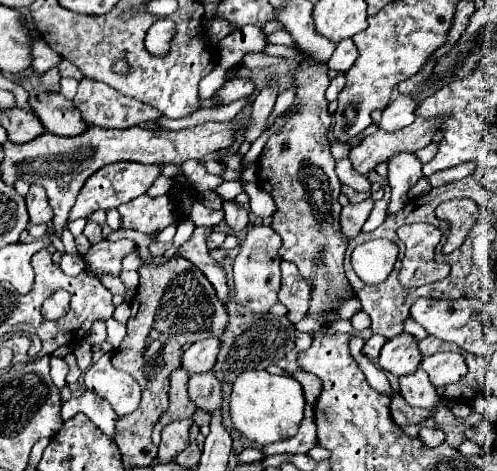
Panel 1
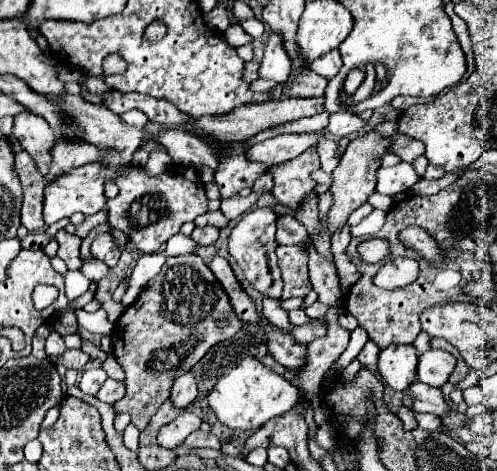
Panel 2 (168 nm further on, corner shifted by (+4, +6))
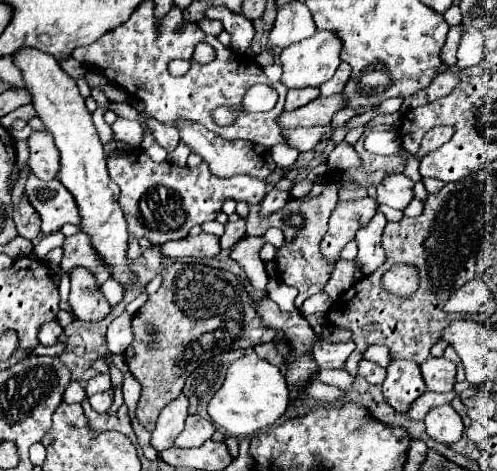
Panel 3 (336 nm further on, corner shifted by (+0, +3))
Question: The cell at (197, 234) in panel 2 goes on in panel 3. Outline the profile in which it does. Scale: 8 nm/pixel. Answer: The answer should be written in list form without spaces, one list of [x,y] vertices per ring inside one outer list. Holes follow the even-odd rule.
[[[199,233],[195,237],[185,237],[179,241],[167,241],[161,245],[165,257],[215,257],[219,253],[219,237],[209,233]]]

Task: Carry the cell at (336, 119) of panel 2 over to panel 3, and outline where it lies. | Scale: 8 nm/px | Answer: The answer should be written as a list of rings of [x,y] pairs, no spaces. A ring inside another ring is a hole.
[[[329,123],[325,127],[309,127],[309,129],[295,129],[295,131],[281,131],[287,137],[287,145],[295,147],[297,151],[307,151],[315,147],[323,135],[331,133],[335,127]]]

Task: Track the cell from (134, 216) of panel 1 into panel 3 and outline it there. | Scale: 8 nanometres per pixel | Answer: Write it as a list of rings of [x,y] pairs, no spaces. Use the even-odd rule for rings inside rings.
[[[137,149],[133,157],[111,157],[107,159],[109,175],[119,185],[119,205],[127,219],[129,235],[135,239],[149,239],[151,245],[161,247],[167,241],[187,237],[193,225],[213,221],[225,199],[259,203],[267,189],[265,181],[249,175],[237,175],[229,179],[217,179],[205,163],[199,167],[179,167],[173,163],[155,163],[145,151]]]

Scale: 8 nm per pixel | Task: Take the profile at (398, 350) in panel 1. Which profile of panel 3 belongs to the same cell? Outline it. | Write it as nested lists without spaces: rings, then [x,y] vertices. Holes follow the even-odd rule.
[[[393,359],[383,381],[383,395],[395,411],[407,411],[411,403],[425,393],[425,381],[419,365],[405,359]]]

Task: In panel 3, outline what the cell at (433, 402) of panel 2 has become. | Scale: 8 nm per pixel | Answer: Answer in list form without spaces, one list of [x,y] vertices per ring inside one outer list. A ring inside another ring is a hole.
[[[439,405],[433,407],[425,417],[427,433],[447,445],[453,445],[463,435],[463,421],[459,413],[451,405]]]

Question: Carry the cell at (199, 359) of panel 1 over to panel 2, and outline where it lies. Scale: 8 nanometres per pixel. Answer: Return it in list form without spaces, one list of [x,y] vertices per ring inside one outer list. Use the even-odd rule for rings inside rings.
[[[187,372],[175,380],[169,400],[177,410],[185,410],[195,400],[195,396],[197,396],[197,384],[193,372]]]

